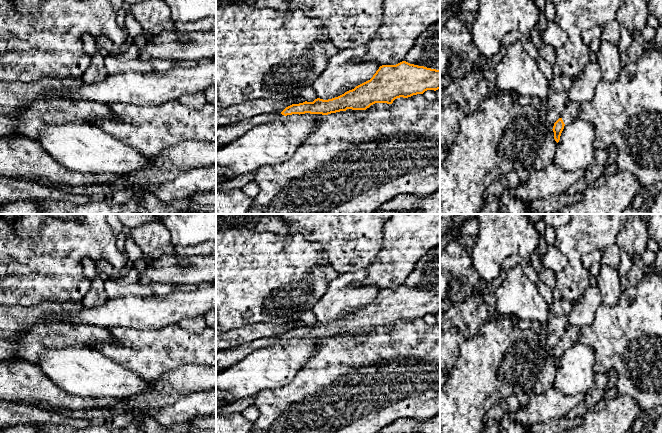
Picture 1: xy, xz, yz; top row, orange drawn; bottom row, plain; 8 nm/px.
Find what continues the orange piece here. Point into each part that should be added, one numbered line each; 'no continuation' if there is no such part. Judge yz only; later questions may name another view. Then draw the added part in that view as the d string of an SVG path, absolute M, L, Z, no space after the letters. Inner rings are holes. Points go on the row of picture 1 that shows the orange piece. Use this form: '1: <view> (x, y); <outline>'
1: yz (570, 113); M569 100L566 103L566 107L561 114L561 118L565 125L570 124L572 121L574 121L577 118L579 109L580 109L580 104L577 102Z

